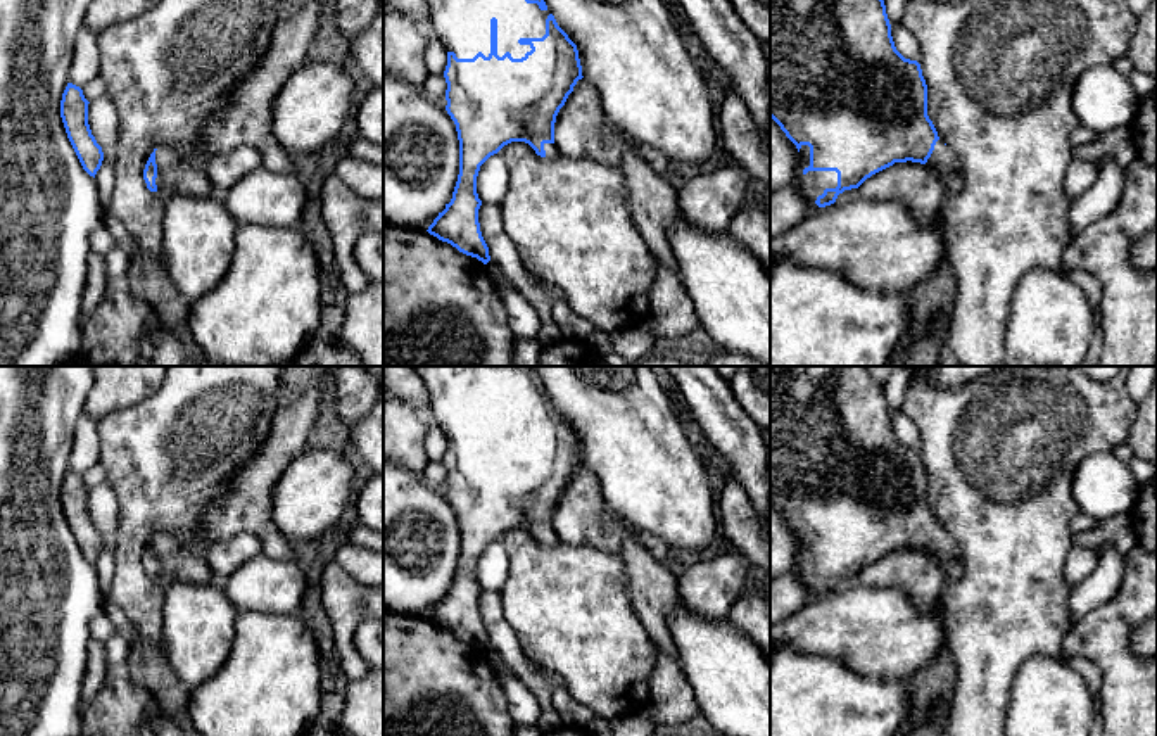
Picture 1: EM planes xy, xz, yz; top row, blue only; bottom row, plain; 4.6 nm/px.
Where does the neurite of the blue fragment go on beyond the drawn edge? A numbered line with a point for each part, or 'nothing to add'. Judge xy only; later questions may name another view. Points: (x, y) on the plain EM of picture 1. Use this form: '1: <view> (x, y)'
1: xy (173, 562)

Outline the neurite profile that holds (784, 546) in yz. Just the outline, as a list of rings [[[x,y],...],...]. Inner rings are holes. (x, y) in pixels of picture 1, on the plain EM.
[[[770,504],[770,582],[793,572],[800,555],[800,539]]]

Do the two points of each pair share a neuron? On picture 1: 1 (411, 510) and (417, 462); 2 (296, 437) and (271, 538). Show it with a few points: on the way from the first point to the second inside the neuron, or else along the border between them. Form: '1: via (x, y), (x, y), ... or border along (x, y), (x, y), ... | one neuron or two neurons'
1: border along (401, 465), (420, 475) | two neurons
2: via (271, 462), (259, 474), (259, 513) | one neuron

